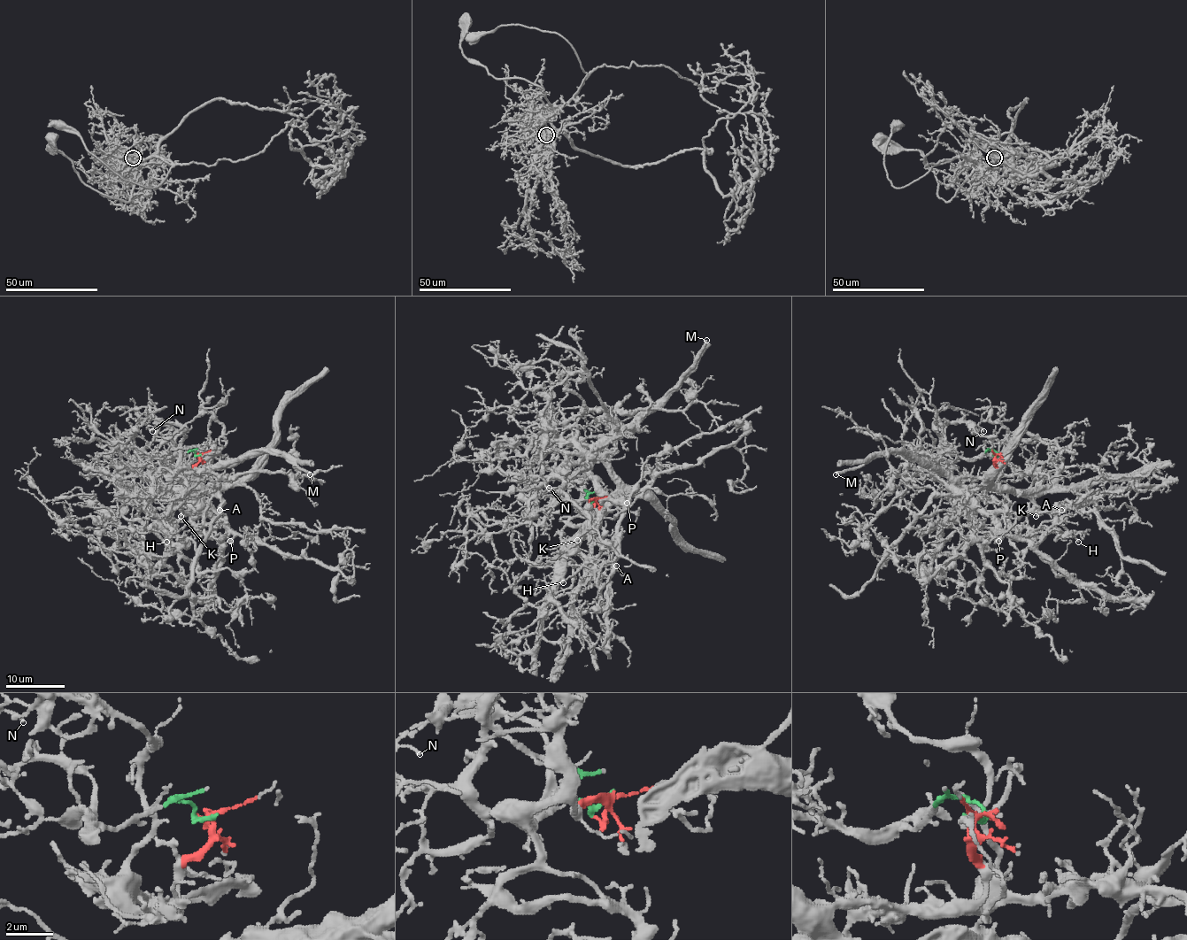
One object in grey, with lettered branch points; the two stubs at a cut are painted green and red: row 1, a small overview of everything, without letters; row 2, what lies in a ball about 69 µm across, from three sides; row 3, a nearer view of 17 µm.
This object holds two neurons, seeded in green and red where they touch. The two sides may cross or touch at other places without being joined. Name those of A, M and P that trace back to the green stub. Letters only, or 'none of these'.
none of these

